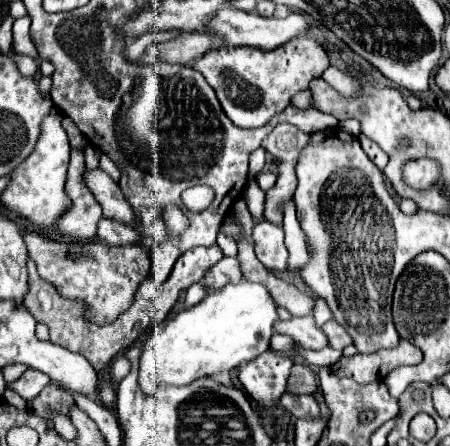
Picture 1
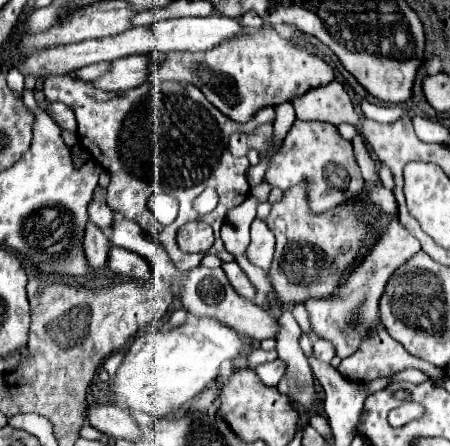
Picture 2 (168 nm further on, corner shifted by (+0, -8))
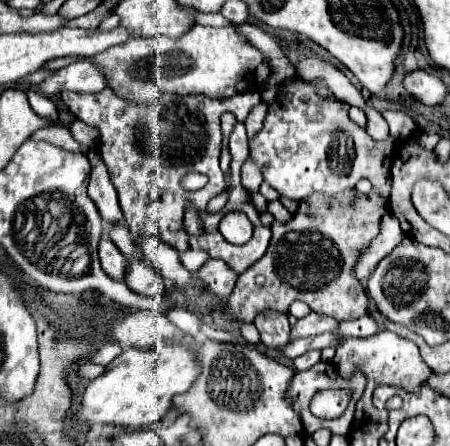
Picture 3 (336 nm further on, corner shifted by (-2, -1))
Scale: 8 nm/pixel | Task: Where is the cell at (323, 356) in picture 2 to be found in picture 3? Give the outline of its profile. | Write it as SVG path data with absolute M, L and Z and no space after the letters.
M308 351L308 353L304 353L302 357L296 357L292 363L294 363L294 367L298 369L298 371L306 371L306 369L310 369L312 365L316 365L320 361L320 351Z

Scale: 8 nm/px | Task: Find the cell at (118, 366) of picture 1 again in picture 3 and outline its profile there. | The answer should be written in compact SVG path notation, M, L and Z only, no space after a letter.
M90 361L80 363L80 377L84 377L84 379L94 379L94 377L102 375L104 371L106 371L106 367L102 367L102 365L96 365Z

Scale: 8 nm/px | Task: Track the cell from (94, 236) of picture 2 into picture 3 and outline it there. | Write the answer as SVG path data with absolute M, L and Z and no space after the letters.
M102 237L98 245L98 253L100 253L100 263L106 275L110 275L112 279L122 279L128 261L120 253L120 249L108 237Z

